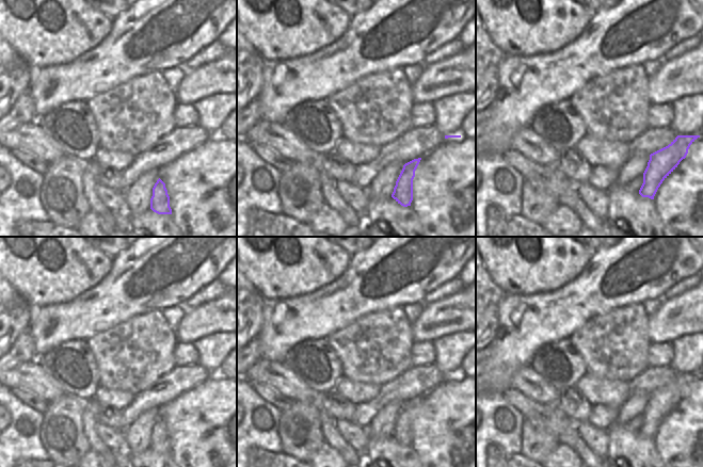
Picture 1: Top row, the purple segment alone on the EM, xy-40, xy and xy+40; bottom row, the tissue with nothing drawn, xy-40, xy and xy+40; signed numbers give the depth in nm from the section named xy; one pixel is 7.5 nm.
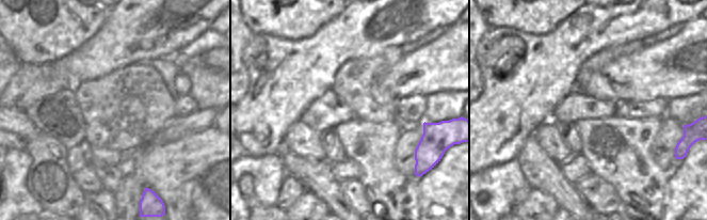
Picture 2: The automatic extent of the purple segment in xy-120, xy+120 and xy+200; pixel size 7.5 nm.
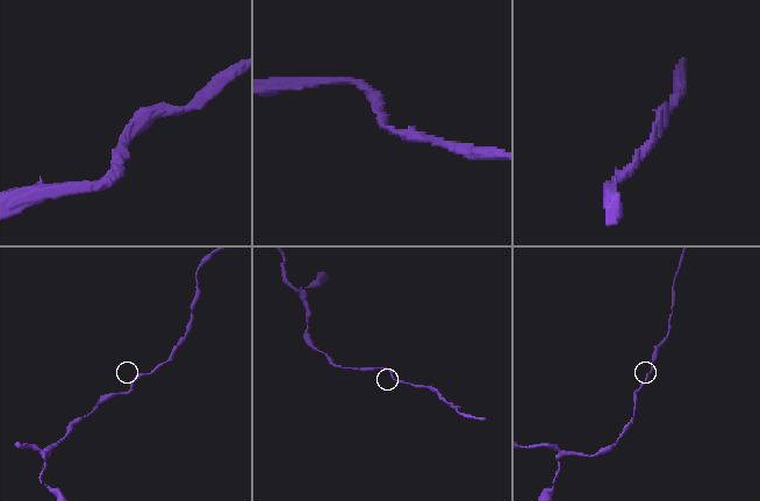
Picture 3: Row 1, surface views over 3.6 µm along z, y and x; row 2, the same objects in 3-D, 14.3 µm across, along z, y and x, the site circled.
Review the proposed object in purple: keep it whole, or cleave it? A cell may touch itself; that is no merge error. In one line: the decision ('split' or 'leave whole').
leave whole

